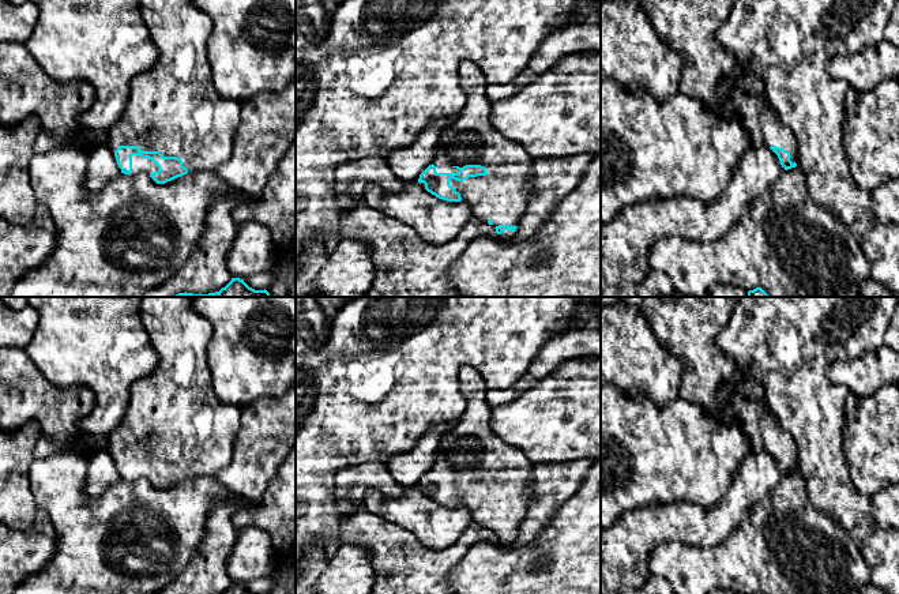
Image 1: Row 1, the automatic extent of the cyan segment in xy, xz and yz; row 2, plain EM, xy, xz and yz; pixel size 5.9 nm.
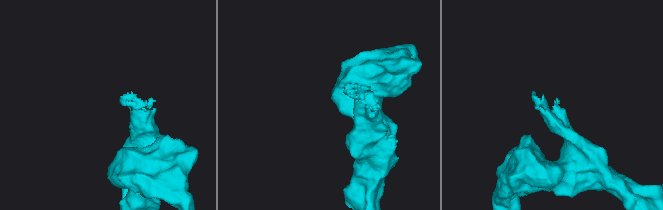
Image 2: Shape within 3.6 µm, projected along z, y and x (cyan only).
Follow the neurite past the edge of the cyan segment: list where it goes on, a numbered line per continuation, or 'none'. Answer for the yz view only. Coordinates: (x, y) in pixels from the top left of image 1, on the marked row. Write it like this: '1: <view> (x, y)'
1: yz (689, 27)

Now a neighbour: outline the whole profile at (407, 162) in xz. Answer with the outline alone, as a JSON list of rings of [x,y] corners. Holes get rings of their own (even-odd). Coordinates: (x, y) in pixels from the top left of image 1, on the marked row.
[[[459,113],[450,114],[432,123],[410,146],[396,148],[385,157],[392,173],[402,183],[418,181],[420,174],[433,163],[443,131],[452,125],[458,116]]]

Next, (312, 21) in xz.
[[[296,0],[296,34],[304,35],[309,44],[321,44],[327,37],[335,12],[323,8],[320,0]]]

